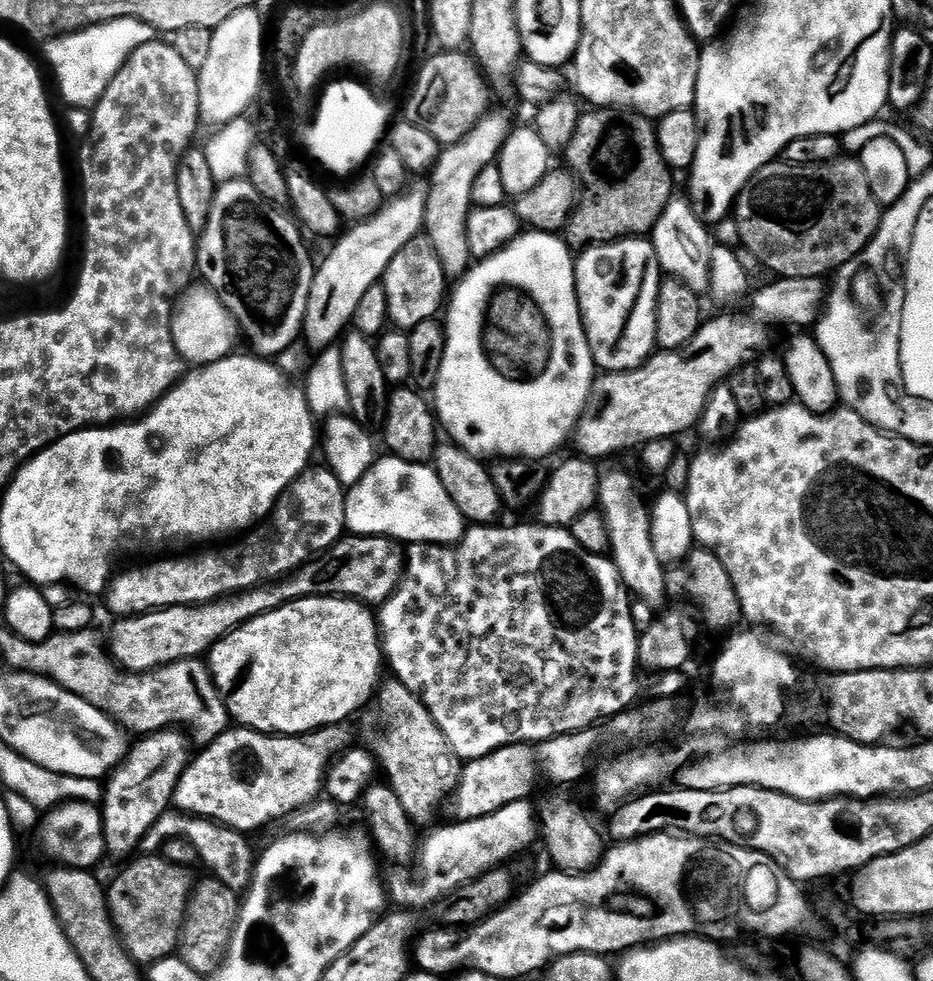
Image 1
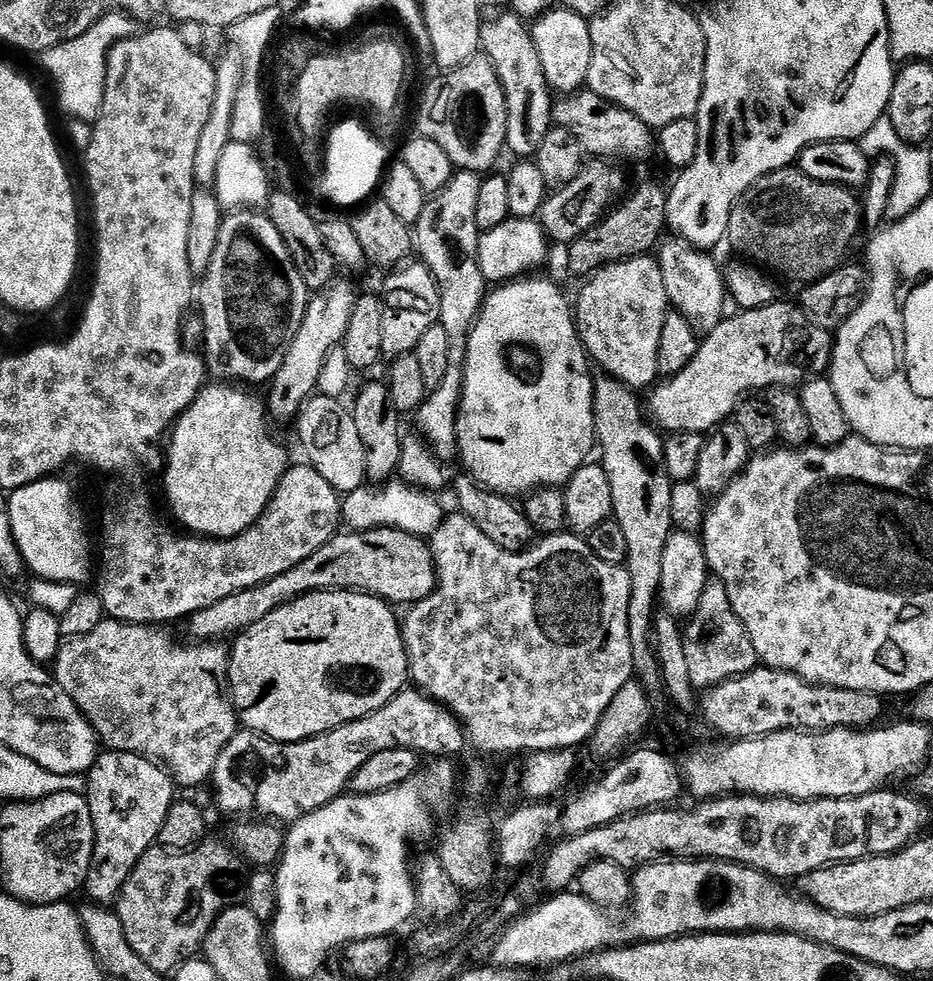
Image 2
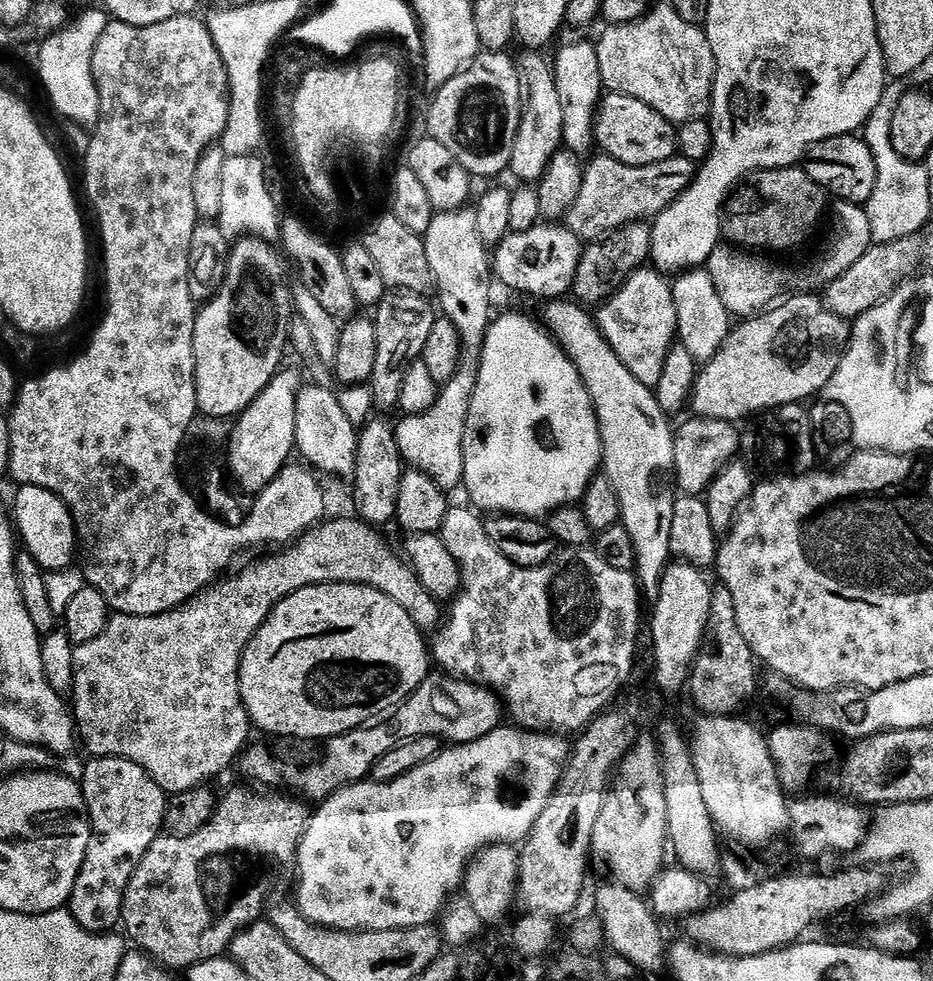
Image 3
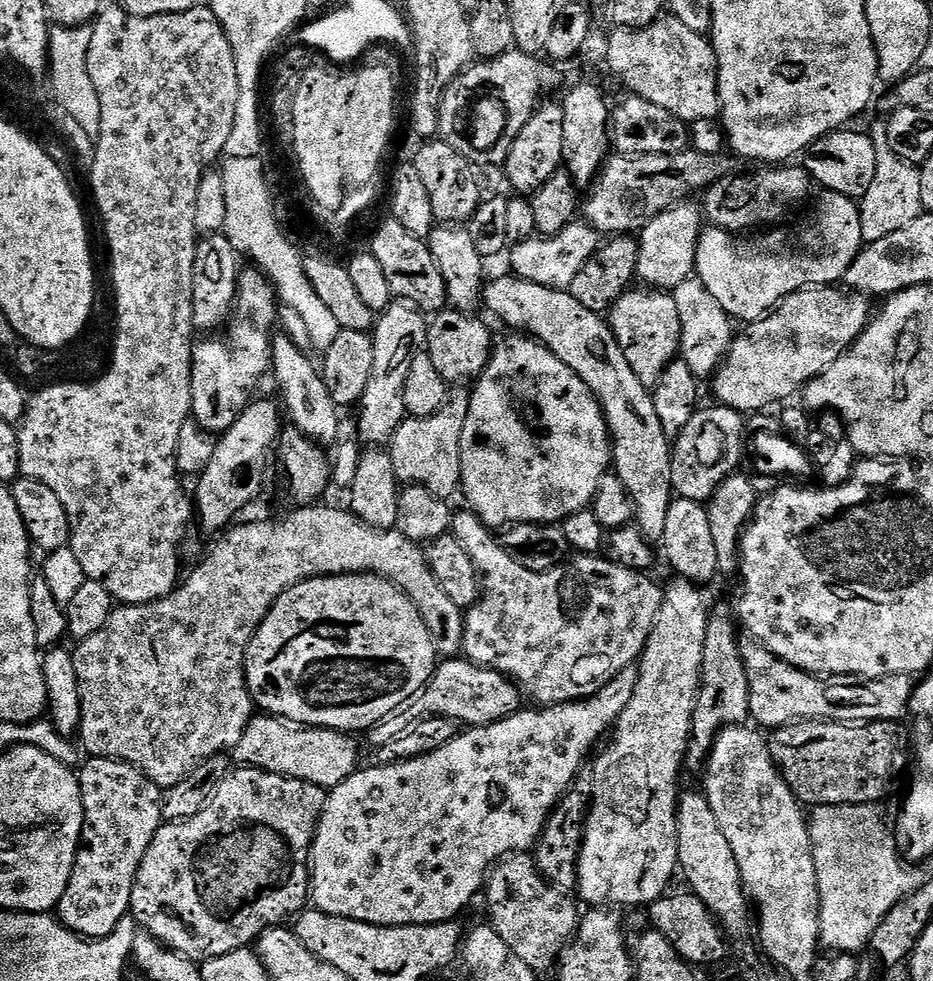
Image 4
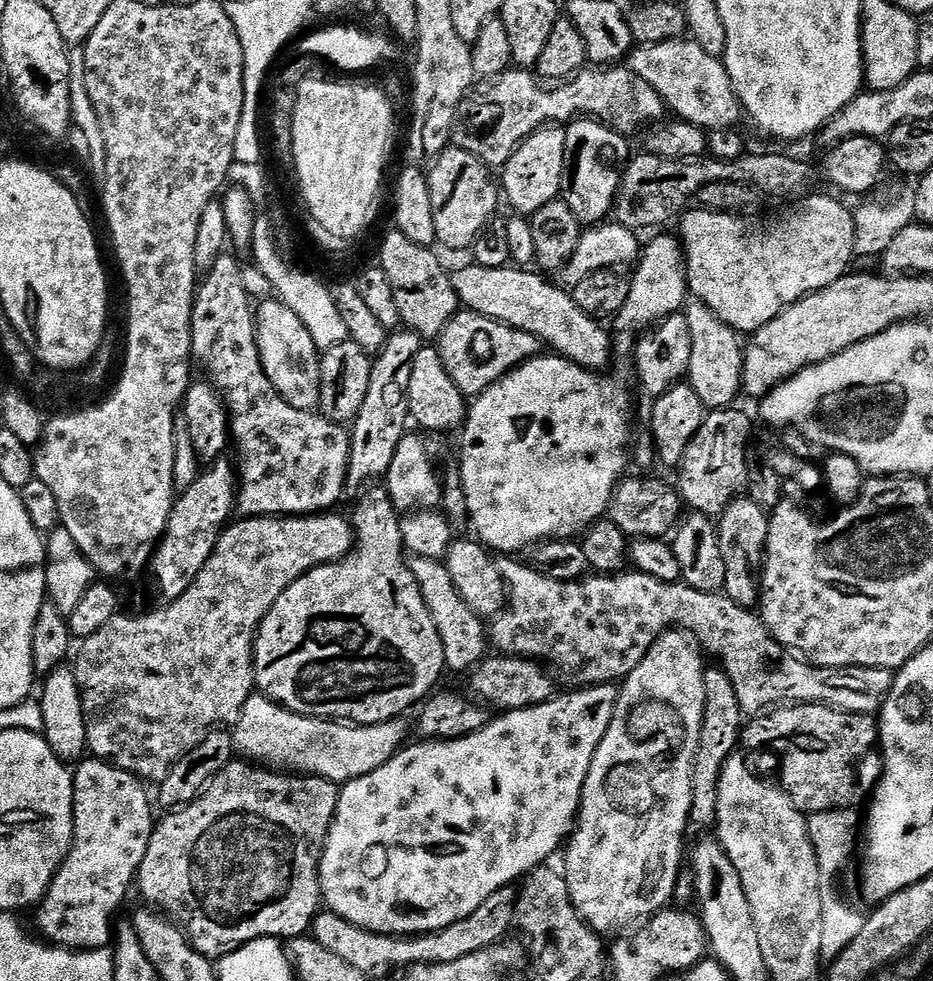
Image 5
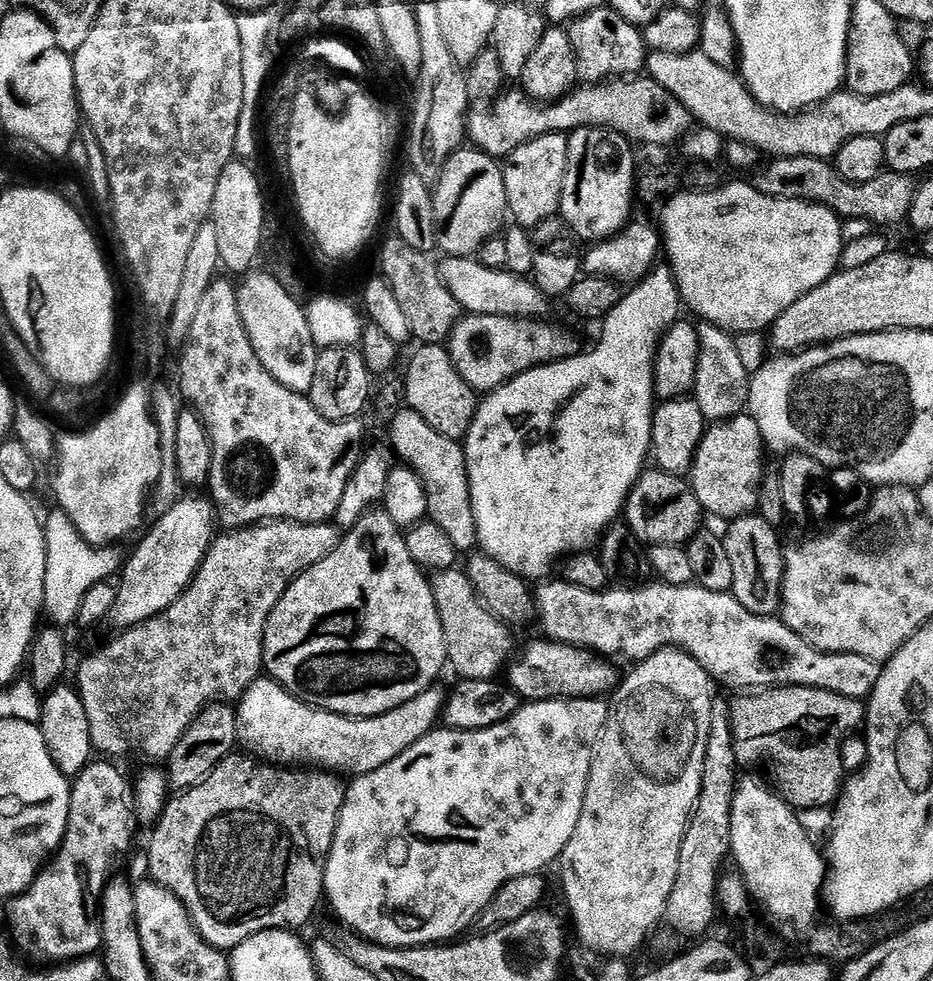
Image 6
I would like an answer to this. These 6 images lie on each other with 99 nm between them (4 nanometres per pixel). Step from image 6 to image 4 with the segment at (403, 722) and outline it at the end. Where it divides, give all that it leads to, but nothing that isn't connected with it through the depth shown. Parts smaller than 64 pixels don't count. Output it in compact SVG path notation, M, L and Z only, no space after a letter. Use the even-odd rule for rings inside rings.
M256 714L246 726L242 738L238 738L238 746L231 749L230 756L237 765L261 768L263 772L289 776L331 790L357 771L360 752L352 740L355 739L351 735L332 728L297 726L274 716Z

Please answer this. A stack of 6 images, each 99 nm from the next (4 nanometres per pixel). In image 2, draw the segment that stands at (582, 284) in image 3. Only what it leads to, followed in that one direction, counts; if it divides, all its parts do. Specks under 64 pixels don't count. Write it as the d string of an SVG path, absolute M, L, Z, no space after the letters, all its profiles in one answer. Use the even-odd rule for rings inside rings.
M640 184L630 192L590 231L567 245L568 268L574 275L587 278L607 264L649 255L661 243L668 222L667 191L656 184Z

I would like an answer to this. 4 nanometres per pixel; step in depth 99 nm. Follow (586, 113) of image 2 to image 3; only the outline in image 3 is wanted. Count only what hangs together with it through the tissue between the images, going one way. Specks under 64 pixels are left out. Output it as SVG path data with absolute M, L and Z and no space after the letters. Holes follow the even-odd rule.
M608 92L596 105L595 147L603 155L614 158L626 166L654 166L654 162L666 162L666 158L677 155L676 129L677 125L662 118L658 110L626 94Z

